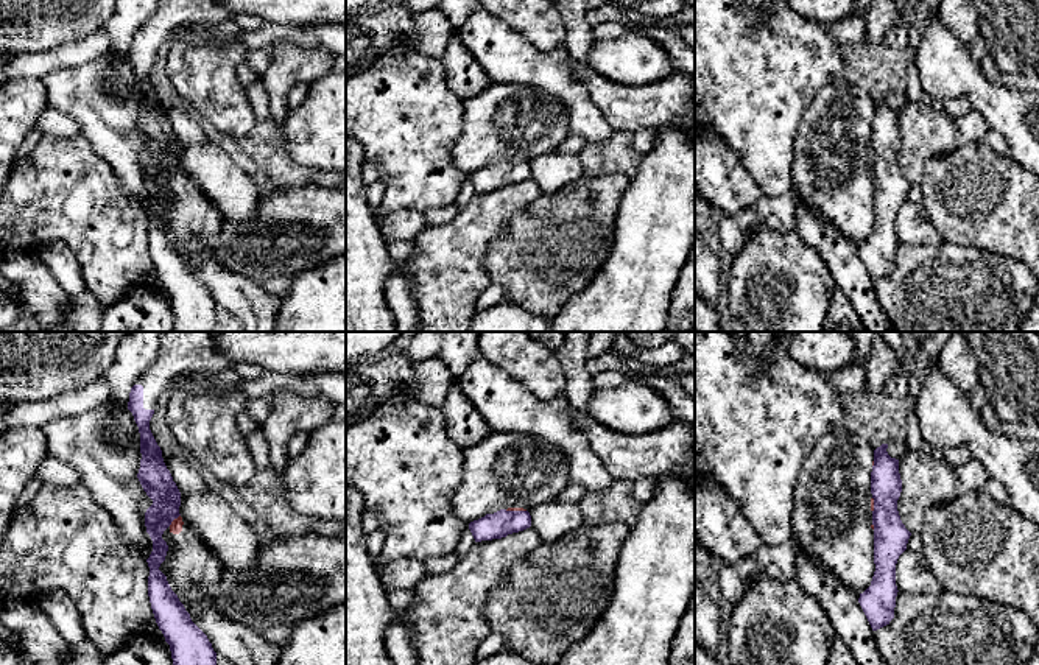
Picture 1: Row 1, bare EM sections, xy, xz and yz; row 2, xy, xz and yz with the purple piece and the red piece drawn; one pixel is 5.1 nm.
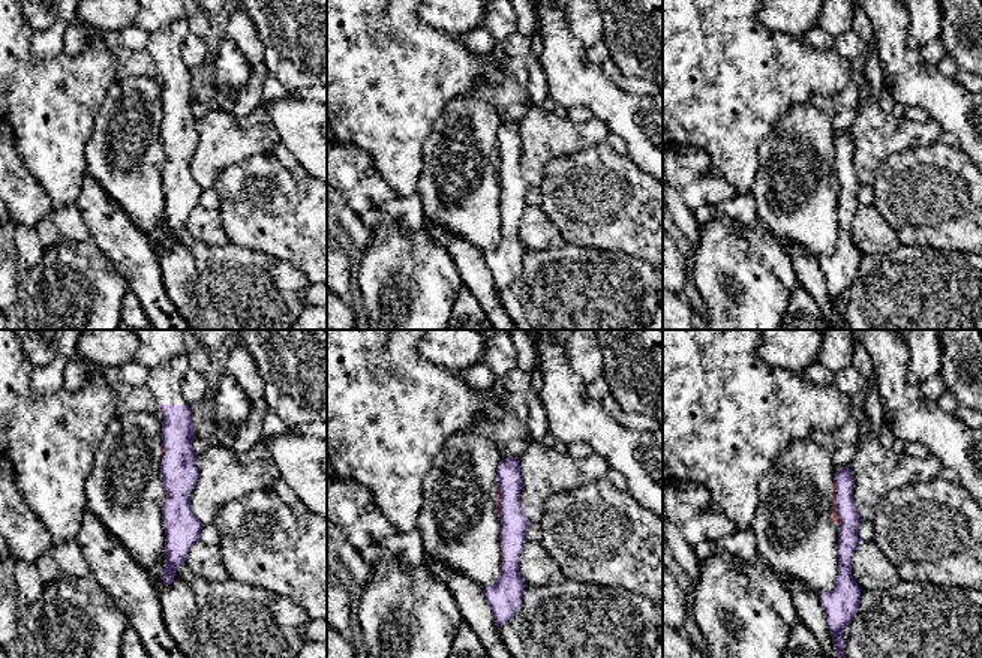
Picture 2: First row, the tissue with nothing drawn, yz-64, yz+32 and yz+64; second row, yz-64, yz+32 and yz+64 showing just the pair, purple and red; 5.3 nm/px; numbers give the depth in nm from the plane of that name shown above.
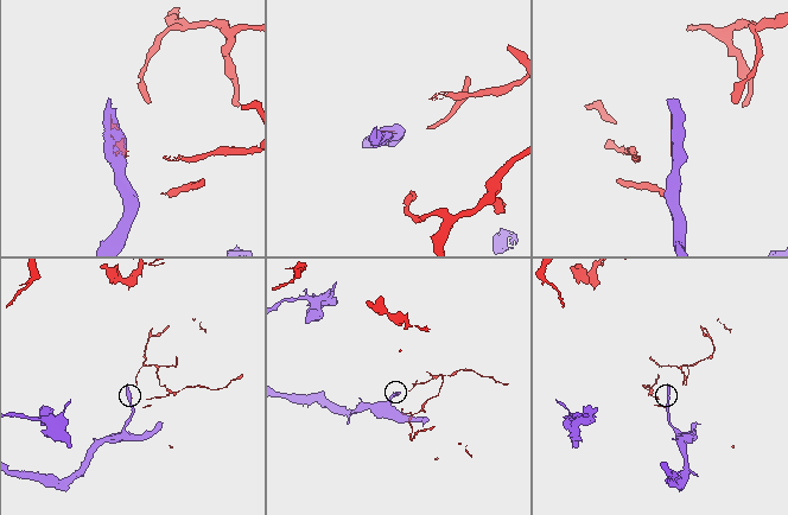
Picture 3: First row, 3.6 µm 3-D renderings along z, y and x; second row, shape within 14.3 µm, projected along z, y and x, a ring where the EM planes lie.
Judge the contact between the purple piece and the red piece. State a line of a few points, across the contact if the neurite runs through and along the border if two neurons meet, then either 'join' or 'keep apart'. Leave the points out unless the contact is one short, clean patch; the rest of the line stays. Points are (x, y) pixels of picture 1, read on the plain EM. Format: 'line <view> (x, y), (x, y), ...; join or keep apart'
keep apart

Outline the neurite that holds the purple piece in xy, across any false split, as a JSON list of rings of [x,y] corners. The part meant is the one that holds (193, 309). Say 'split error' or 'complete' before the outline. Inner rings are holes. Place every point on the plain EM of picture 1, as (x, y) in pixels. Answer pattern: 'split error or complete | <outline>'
split error | [[[159,0],[157,11],[139,28],[129,44],[128,61],[140,84],[142,111],[137,129],[153,151],[145,164],[146,184],[153,192],[153,202],[146,210],[148,248],[156,274],[170,296],[173,332],[213,332],[217,304],[159,221],[168,202],[162,185],[181,167],[181,143],[164,114],[150,72],[159,48],[170,40],[173,30],[184,25],[220,23],[227,19],[231,14],[218,0]]]

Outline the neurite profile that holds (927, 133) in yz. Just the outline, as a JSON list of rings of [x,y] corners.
[[[908,101],[899,111],[902,143],[897,162],[910,184],[919,185],[928,159],[952,153],[986,137],[986,118],[974,107],[953,118],[944,109],[938,111],[932,101]]]

